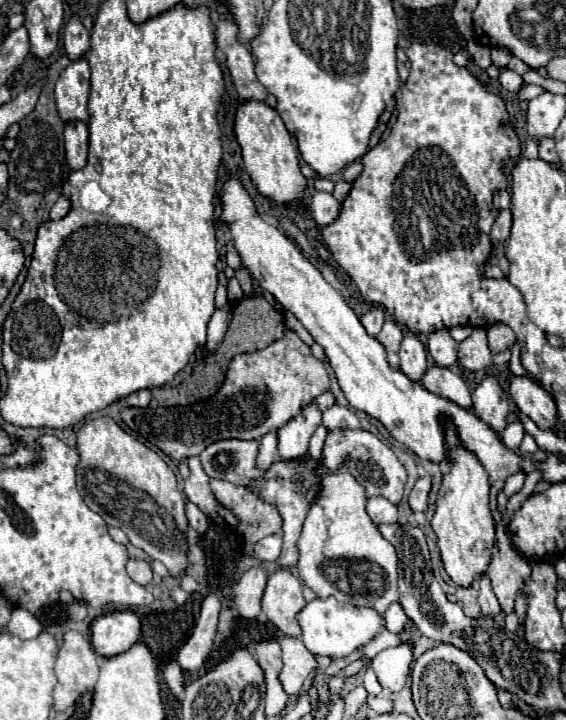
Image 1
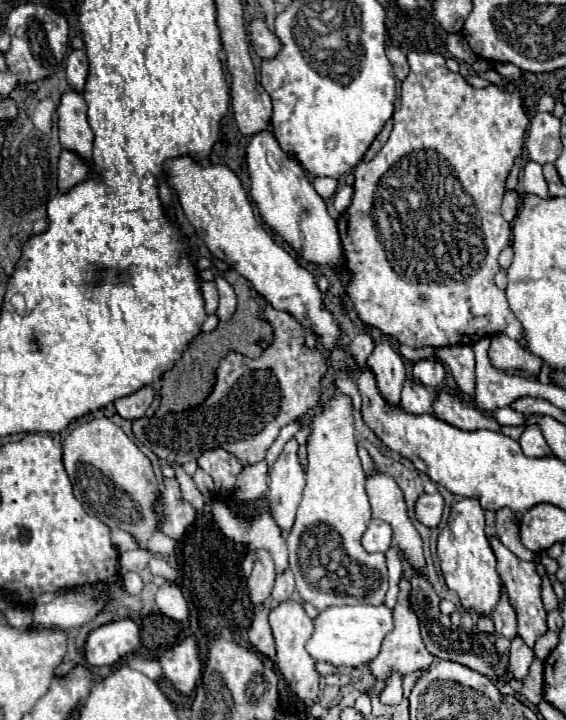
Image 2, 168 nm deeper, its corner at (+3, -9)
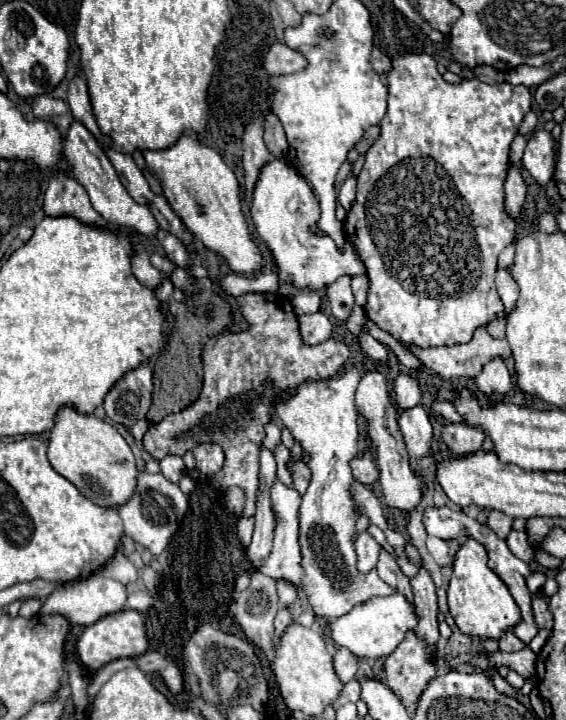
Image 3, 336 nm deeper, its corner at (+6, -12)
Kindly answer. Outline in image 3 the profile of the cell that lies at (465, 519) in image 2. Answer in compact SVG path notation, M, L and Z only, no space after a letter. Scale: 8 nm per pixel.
M467 536L455 554L453 574L447 588L449 612L463 634L479 638L499 638L507 628L519 622L519 608L501 578L487 566L487 550L483 544Z

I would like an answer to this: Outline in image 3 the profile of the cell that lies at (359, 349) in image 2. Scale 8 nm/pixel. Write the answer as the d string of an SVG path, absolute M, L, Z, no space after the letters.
M351 364L341 376L311 380L297 388L293 398L277 400L275 412L291 430L293 438L309 456L311 484L299 506L299 546L303 556L301 592L315 616L337 618L371 596L389 596L393 590L375 570L363 574L355 568L357 506L351 492L355 482L351 460L359 456L359 428L355 410L355 390L361 380L359 364Z

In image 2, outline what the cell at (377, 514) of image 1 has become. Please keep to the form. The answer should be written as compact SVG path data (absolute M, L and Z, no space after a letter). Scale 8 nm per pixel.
M372 519L362 535L362 547L368 553L384 553L392 545L392 529L384 521Z

